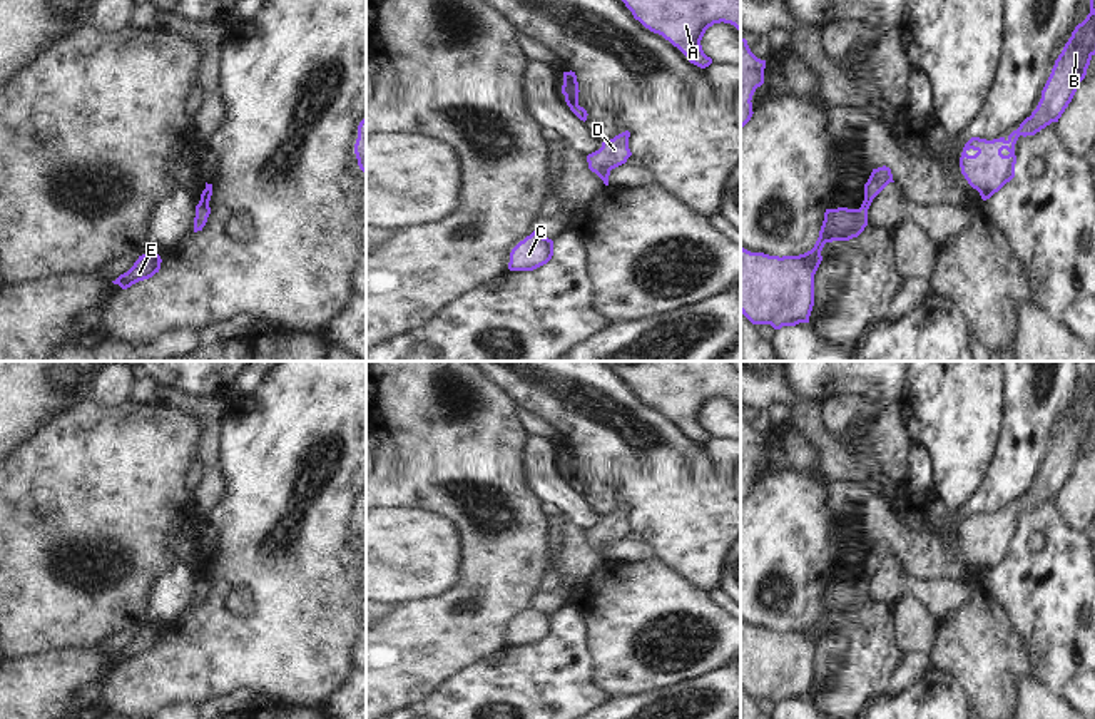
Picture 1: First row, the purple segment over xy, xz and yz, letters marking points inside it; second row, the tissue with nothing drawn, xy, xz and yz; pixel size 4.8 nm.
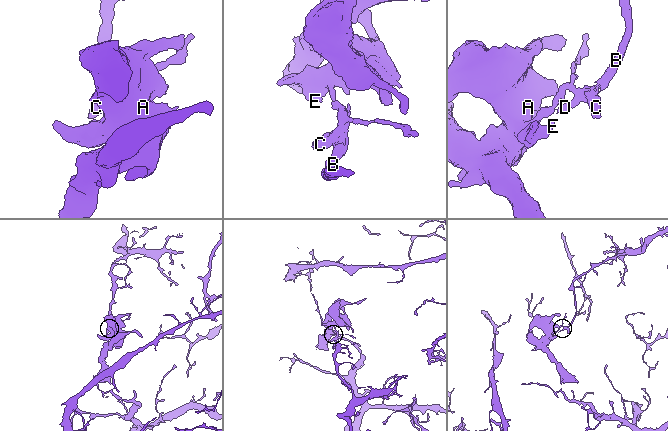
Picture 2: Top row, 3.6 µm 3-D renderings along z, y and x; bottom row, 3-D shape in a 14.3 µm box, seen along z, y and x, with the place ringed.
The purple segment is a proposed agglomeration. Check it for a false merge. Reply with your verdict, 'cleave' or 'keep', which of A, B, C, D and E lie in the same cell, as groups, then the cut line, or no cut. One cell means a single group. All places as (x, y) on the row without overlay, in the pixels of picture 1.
keep; groups A B C D E; cut none

